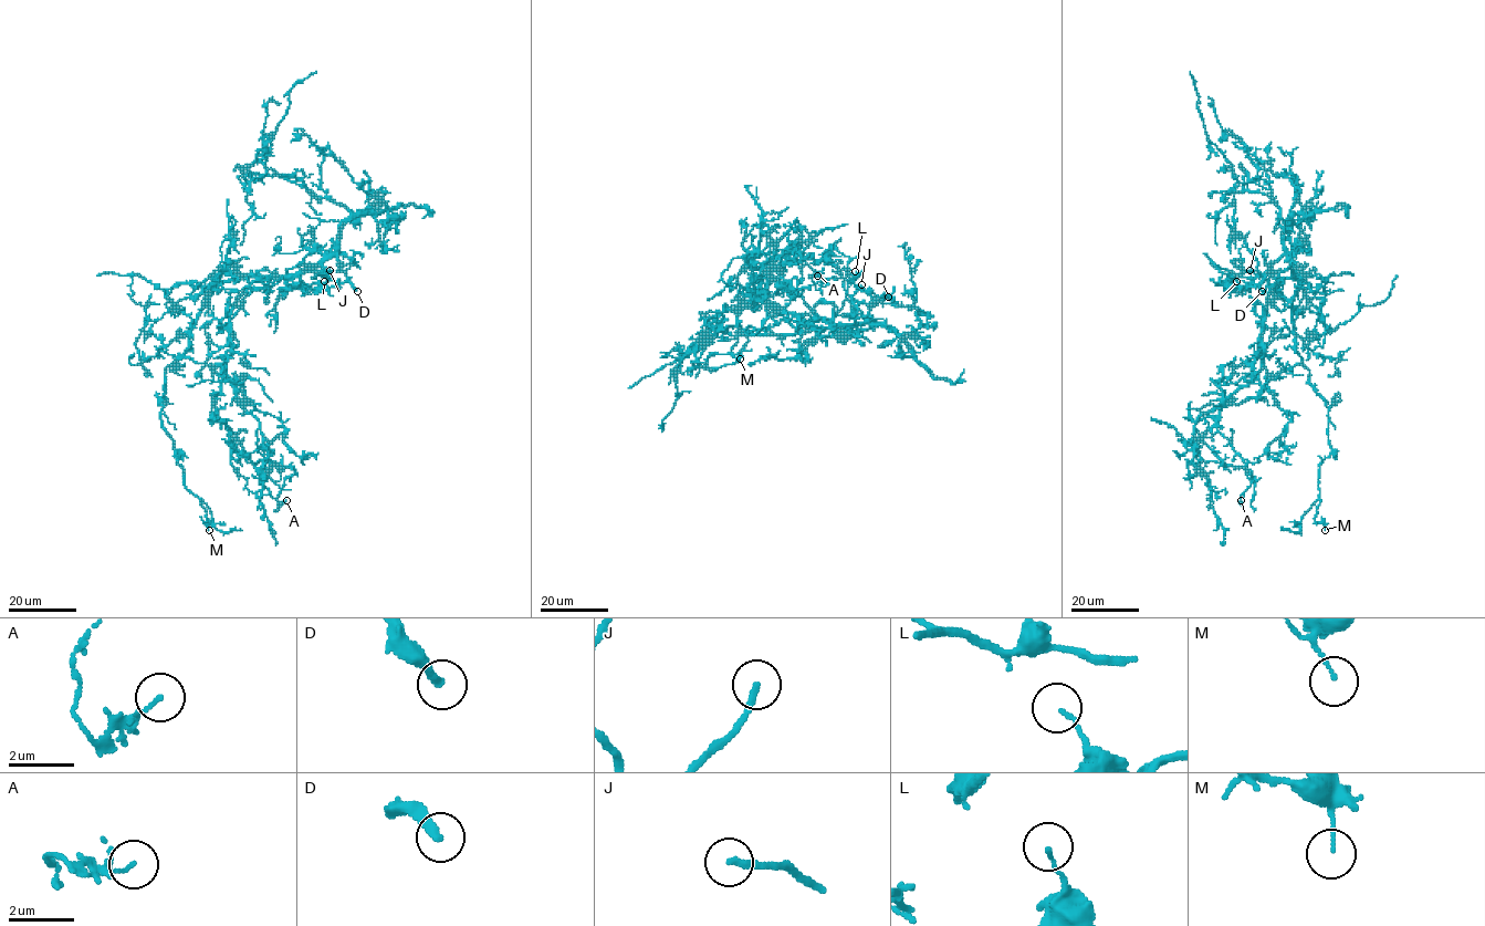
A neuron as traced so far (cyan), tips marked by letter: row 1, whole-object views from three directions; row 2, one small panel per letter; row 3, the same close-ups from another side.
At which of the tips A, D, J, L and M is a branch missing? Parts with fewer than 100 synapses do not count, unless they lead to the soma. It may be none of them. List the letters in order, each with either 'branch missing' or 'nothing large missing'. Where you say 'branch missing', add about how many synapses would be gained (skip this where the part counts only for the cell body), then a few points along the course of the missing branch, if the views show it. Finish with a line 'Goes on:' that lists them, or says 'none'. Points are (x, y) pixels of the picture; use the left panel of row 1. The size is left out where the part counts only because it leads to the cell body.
A: nothing large missing
D: branch missing; 150 synapses; course (357, 291), (377, 301), (412, 297), (435, 313), (460, 356), (445, 371), (452, 393)
J: nothing large missing
L: nothing large missing
M: nothing large missing
Goes on: D

